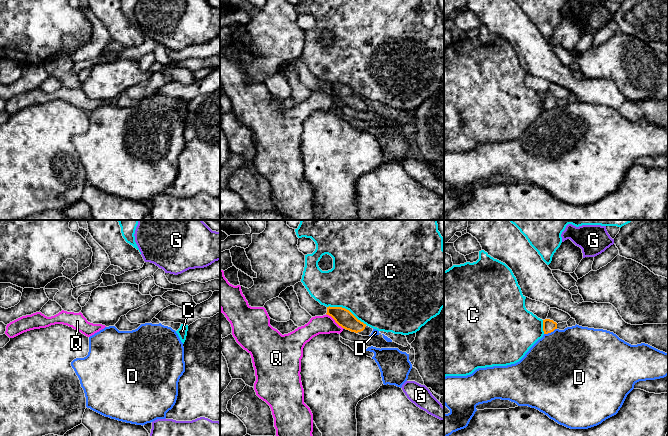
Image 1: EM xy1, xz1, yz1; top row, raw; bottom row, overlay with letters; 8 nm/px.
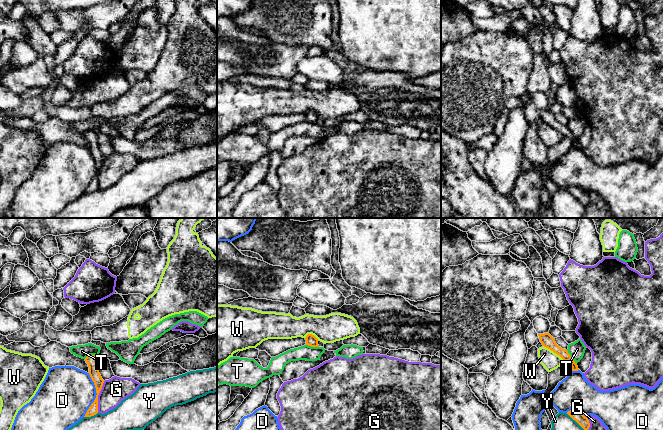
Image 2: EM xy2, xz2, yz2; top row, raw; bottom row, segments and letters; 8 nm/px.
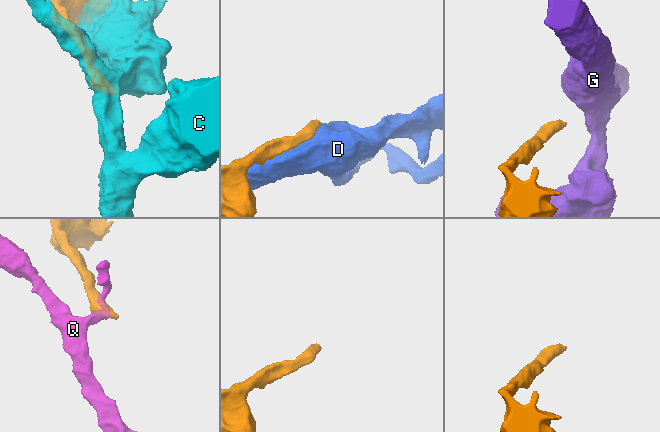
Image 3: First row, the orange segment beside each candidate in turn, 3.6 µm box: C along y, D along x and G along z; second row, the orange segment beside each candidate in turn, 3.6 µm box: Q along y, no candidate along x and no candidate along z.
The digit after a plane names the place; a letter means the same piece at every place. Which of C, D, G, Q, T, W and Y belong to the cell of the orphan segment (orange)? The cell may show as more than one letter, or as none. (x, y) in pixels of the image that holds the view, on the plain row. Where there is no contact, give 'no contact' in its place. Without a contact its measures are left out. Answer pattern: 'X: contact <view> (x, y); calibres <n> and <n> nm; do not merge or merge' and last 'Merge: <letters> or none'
C: contact xz1 (346, 85); calibres 140 and 500 nm; do not merge
D: contact xy2 (96, 171); calibres 80 and 420 nm; do not merge
G: contact xy2 (97, 173); calibres 80 and 200 nm; do not merge
Q: contact xz1 (335, 97); calibres 140 and 150 nm; do not merge
T: contact yz2 (571, 133); calibres 100 and 130 nm; do not merge
W: contact yz2 (554, 128); calibres 100 and 140 nm; do not merge
Y: contact yz2 (576, 197); calibres 90 and 240 nm; do not merge
Merge: none

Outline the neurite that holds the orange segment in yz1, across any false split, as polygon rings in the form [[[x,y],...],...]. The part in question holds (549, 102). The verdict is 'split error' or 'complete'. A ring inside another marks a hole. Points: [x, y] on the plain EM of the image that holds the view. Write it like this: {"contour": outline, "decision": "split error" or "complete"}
{"contour": [[[550,84],[548,92],[543,96],[543,107],[544,110],[548,110],[557,105],[557,100],[567,98],[571,92],[557,84]]], "decision": "split error"}

